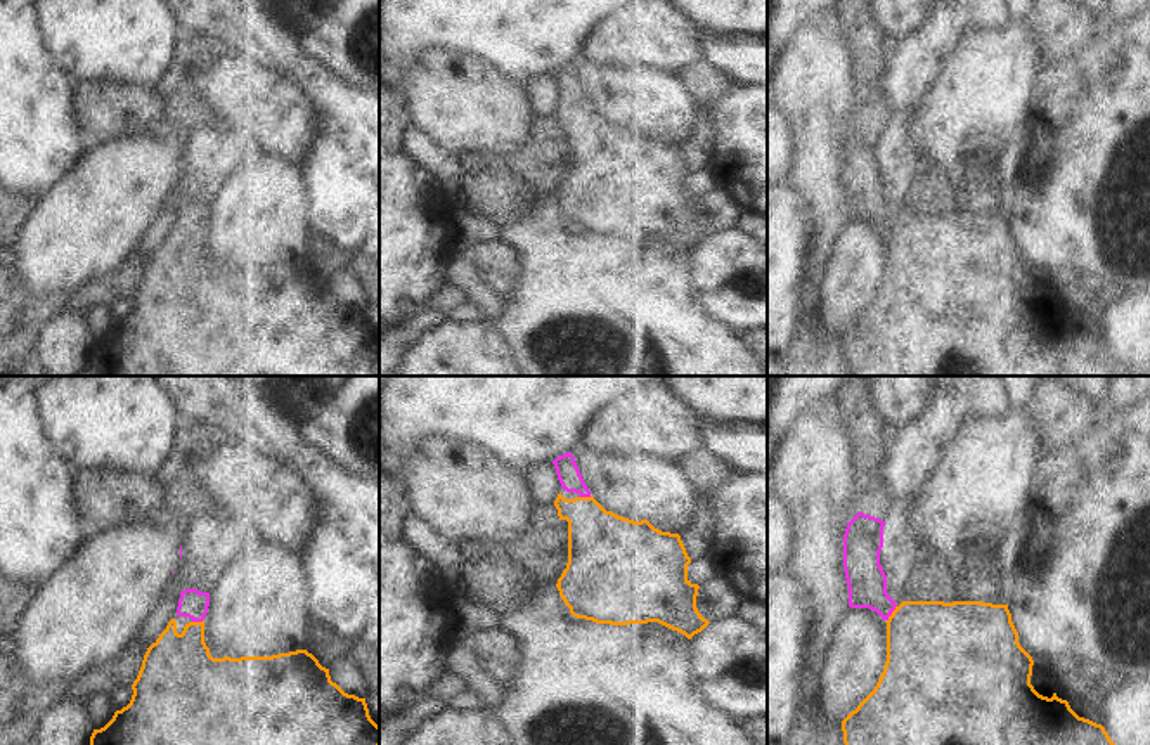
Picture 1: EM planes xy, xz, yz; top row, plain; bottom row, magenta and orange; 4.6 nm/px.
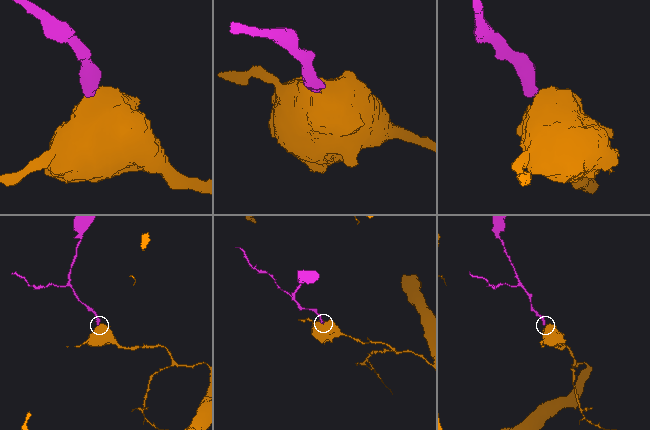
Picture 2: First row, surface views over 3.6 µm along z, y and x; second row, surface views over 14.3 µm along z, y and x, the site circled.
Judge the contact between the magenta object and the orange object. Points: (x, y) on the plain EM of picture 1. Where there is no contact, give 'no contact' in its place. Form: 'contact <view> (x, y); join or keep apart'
contact yz (891, 226); join

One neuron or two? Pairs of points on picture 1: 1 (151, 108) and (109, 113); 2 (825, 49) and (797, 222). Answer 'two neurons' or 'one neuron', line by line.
1: one neuron
2: two neurons

